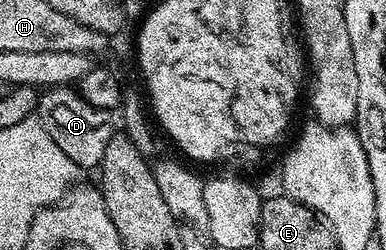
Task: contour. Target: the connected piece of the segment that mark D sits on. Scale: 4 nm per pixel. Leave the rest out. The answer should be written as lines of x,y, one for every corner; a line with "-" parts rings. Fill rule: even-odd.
52,86
41,91
36,117
43,128
56,140
60,152
68,156
79,168
86,166
101,167
104,148
108,148
108,140
112,140
116,127
106,122
107,111
99,110
85,101
77,89
69,86

